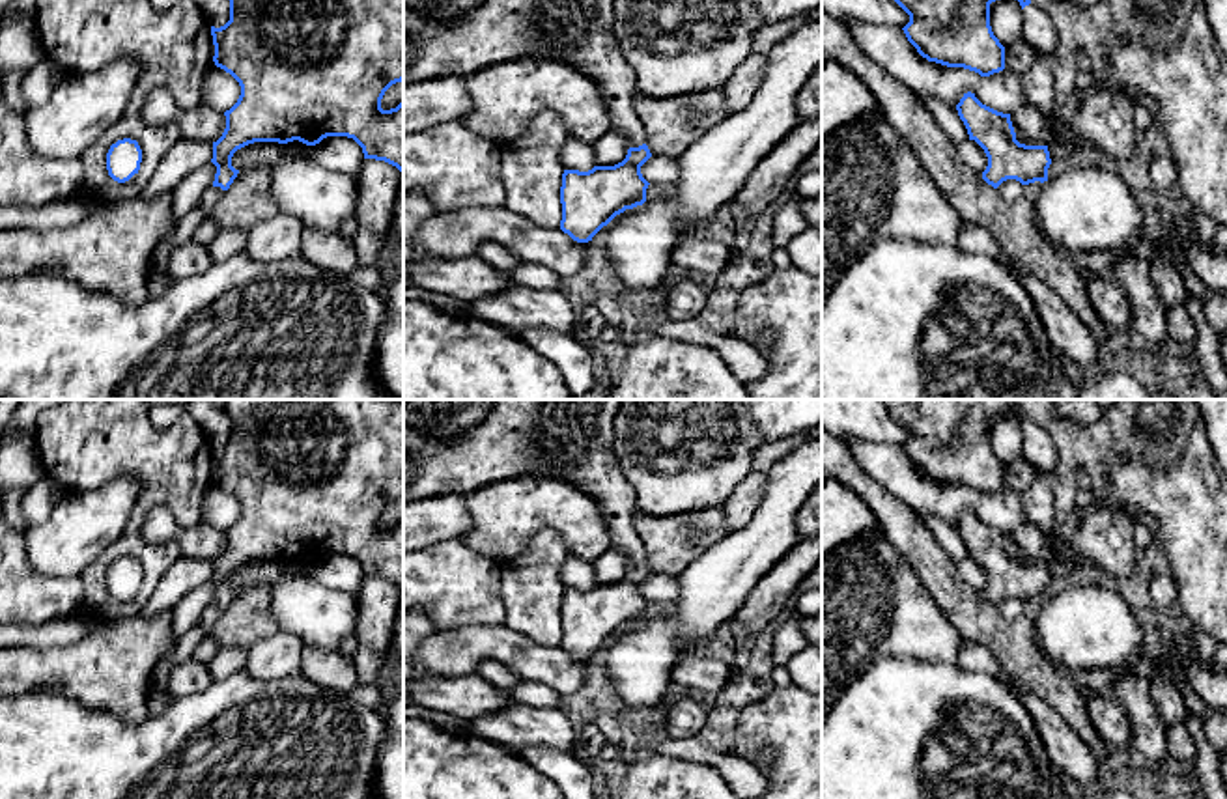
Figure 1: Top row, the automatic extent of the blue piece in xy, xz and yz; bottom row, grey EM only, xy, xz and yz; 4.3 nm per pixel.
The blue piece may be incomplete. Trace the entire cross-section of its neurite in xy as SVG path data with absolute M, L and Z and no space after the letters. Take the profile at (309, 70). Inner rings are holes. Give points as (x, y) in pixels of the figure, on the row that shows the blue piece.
M230 0L230 21L211 26L217 67L241 86L237 103L224 112L226 129L213 142L215 181L200 207L207 215L230 189L239 170L232 166L237 149L254 142L316 146L327 136L353 138L364 159L385 161L403 174L403 103L383 110L385 91L403 80L403 0Z

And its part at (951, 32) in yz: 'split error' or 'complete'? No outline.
complete

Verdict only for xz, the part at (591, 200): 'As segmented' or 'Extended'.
Extended

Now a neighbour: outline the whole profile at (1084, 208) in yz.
M1072 166L1042 183L1035 222L1057 250L1121 250L1143 237L1147 209L1128 185L1102 168Z

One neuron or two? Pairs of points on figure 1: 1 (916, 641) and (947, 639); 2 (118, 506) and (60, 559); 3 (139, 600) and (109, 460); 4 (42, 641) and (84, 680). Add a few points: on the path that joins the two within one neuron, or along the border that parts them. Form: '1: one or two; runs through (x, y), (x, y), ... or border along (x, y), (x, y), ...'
1: one; runs through (923, 639), (940, 639)
2: one; runs through (103, 516), (75, 544)
3: one; runs through (148, 560), (135, 521), (148, 480)
4: two; border along (88, 626), (68, 644), (19, 646)

